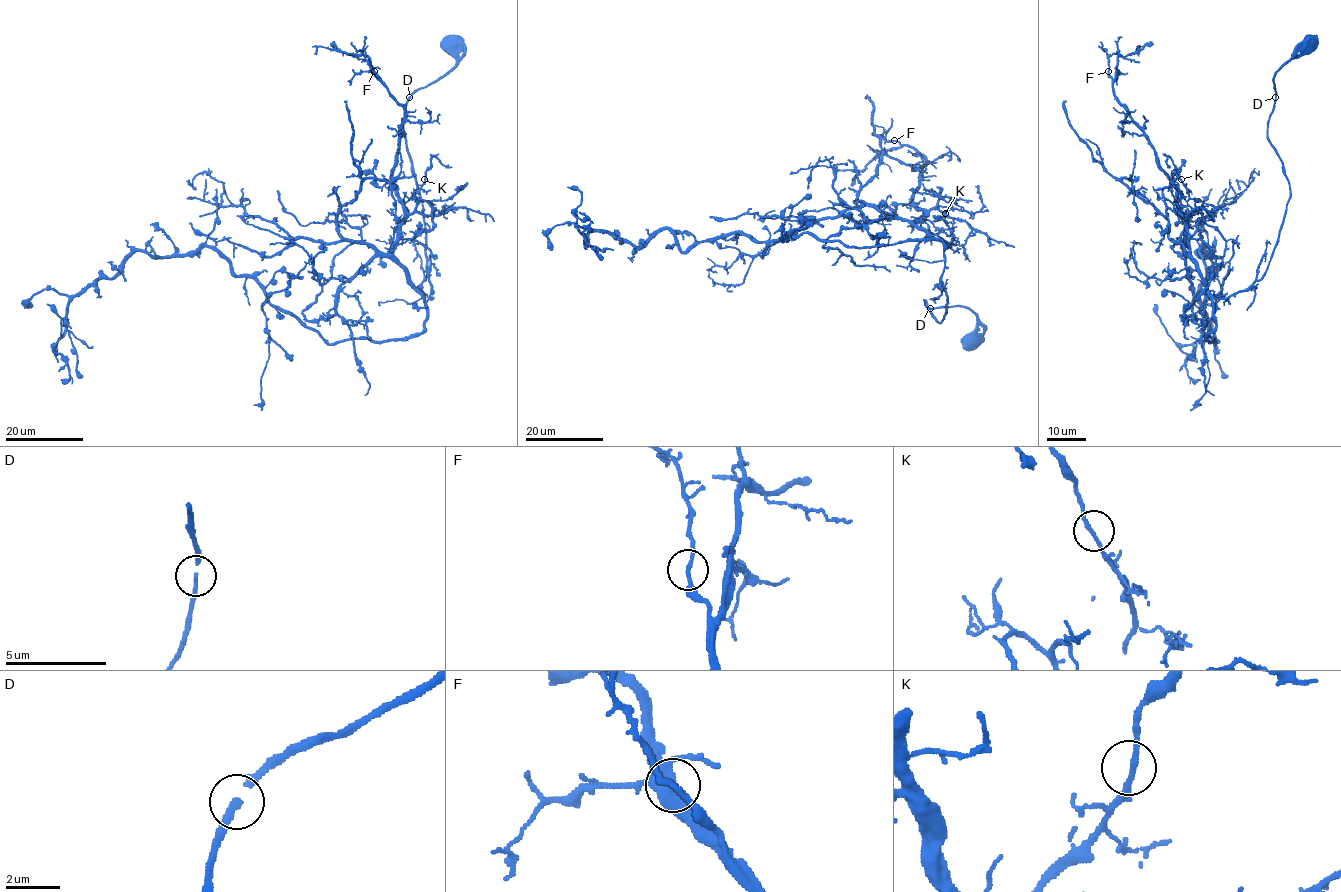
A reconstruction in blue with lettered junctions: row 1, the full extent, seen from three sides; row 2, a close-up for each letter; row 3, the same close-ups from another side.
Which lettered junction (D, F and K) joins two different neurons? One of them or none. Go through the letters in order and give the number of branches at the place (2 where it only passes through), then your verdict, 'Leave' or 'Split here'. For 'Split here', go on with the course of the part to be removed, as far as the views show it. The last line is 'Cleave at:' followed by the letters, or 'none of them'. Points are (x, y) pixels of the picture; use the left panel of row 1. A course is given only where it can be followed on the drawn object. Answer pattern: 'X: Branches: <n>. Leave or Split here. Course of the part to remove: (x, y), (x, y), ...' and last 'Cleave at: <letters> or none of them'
D: Branches: 2. Leave
F: Branches: 2. Leave
K: Branches: 2. Leave
Cleave at: none of them

